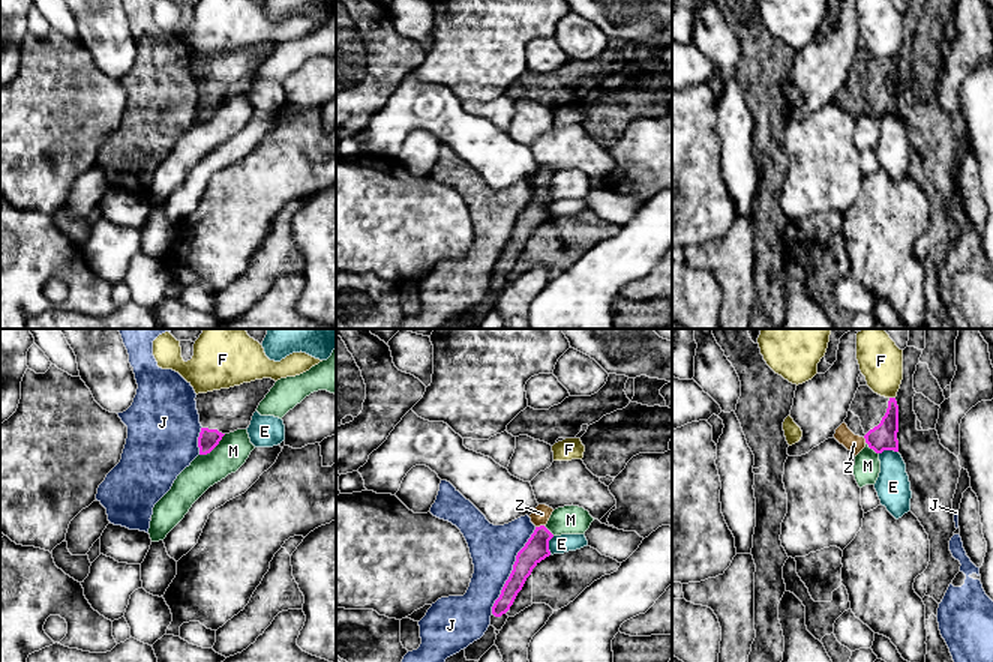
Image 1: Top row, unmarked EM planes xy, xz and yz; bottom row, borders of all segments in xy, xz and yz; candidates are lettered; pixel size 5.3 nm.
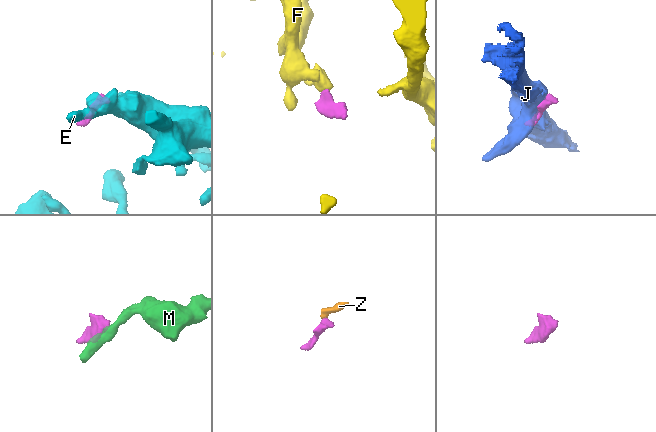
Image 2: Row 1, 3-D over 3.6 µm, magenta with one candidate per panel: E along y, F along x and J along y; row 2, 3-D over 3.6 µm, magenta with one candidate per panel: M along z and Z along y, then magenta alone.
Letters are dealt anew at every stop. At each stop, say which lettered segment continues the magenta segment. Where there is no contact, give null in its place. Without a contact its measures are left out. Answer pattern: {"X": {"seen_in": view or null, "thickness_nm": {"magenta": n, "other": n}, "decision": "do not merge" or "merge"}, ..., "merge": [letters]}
{"E": {"seen_in": "yz", "thickness_nm": {"magenta": 140, "other": 190}, "decision": "do not merge"}, "F": {"seen_in": "yz", "thickness_nm": {"magenta": 140, "other": 240}, "decision": "do not merge"}, "J": {"seen_in": "xz", "thickness_nm": {"magenta": 130, "other": 260}, "decision": "do not merge"}, "M": {"seen_in": "xy", "thickness_nm": {"magenta": 110, "other": 170}, "decision": "do not merge"}, "Z": {"seen_in": "xz", "thickness_nm": {"magenta": 130, "other": 90}, "decision": "merge"}, "merge": ["Z"]}

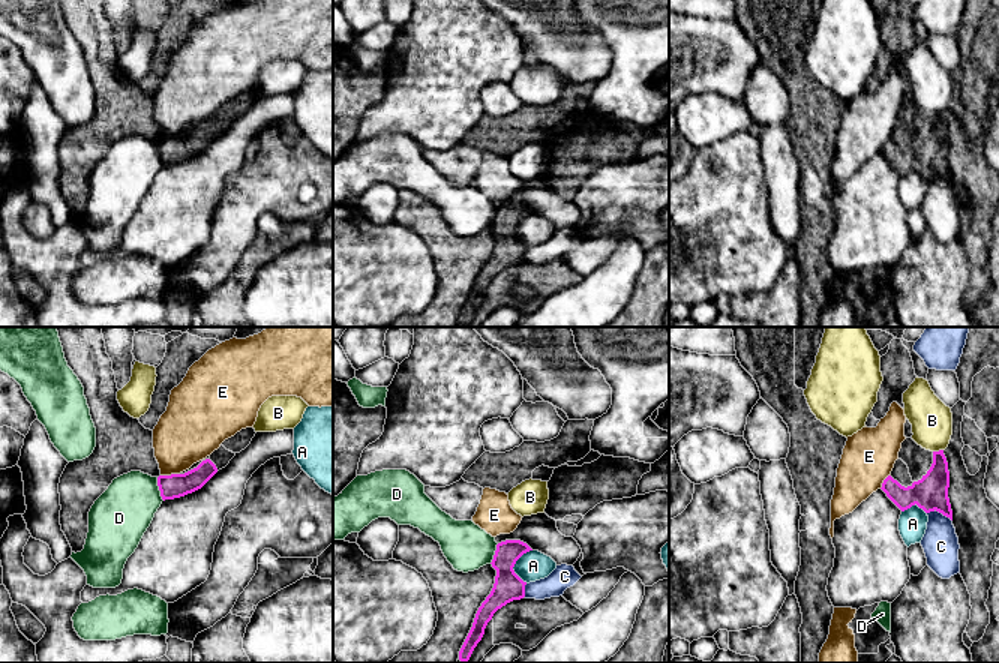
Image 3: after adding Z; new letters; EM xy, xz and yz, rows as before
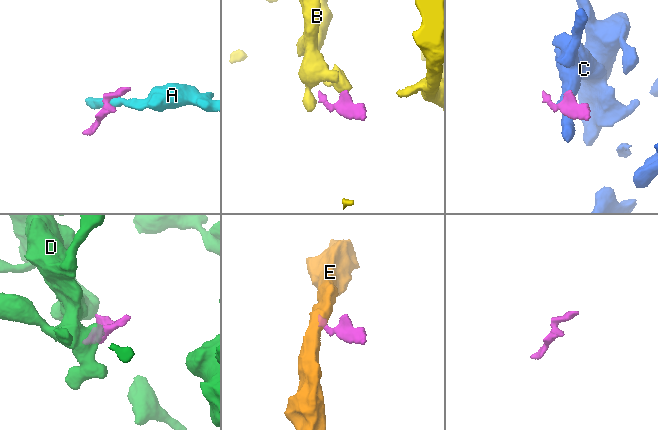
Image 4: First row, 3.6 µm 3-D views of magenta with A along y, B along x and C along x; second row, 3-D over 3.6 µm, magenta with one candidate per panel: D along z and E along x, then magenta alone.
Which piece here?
{"A": {"seen_in": "xz", "thickness_nm": {"magenta": 150, "other": 160}, "decision": "do not merge"}, "B": {"seen_in": "yz", "thickness_nm": {"magenta": 180, "other": 220}, "decision": "do not merge"}, "C": {"seen_in": "yz", "thickness_nm": {"magenta": 180, "other": 190}, "decision": "do not merge"}, "D": {"seen_in": "xy", "thickness_nm": {"magenta": 130, "other": 300}, "decision": "do not merge"}, "E": {"seen_in": "xy", "thickness_nm": {"magenta": 130, "other": 320}, "decision": "do not merge"}, "merge": []}

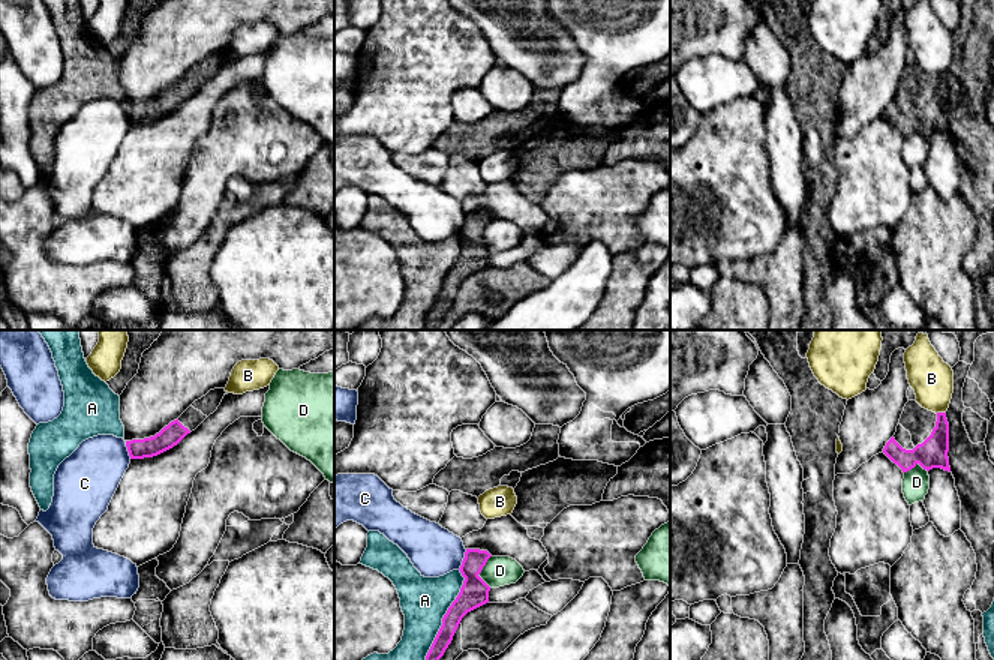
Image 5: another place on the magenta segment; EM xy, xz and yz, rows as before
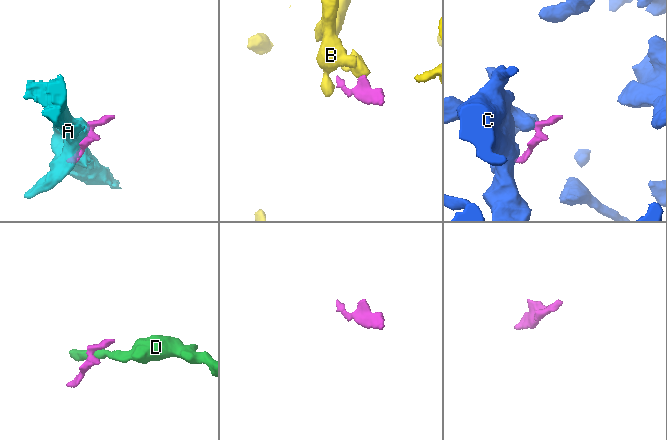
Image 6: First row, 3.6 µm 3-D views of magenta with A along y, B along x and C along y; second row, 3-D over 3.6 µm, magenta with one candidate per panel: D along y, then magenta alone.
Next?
{"A": {"seen_in": "xz", "thickness_nm": {"magenta": 160, "other": 260}, "decision": "do not merge"}, "B": {"seen_in": "yz", "thickness_nm": {"magenta": 160, "other": 220}, "decision": "do not merge"}, "C": {"seen_in": "xz", "thickness_nm": {"magenta": 160, "other": 260}, "decision": "do not merge"}, "D": {"seen_in": "xz", "thickness_nm": {"magenta": 160, "other": 160}, "decision": "do not merge"}, "merge": []}

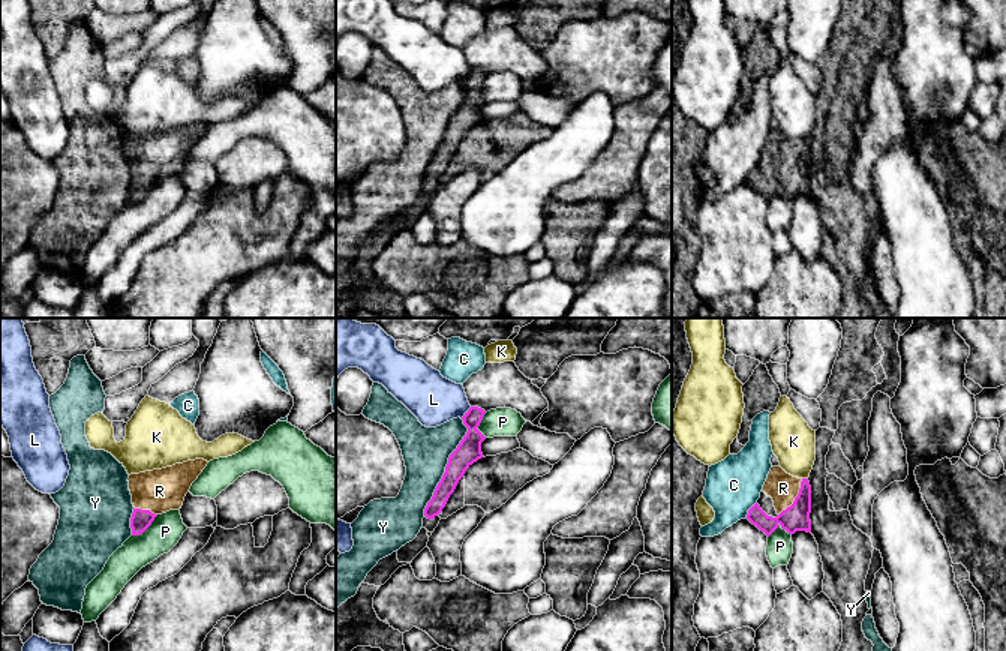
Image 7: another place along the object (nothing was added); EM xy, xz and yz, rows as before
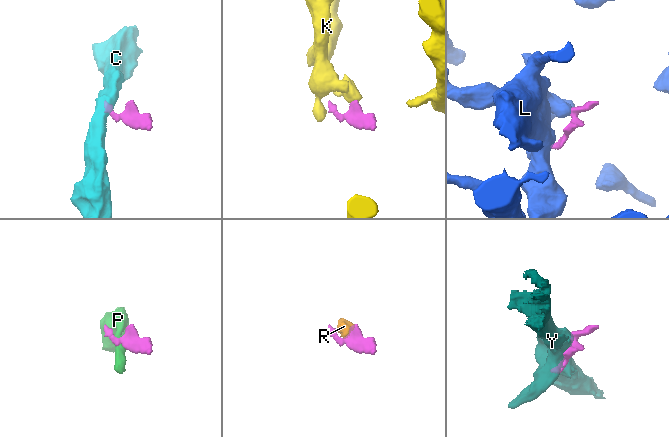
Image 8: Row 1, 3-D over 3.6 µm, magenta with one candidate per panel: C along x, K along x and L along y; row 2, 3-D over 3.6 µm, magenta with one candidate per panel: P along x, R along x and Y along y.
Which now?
{"C": {"seen_in": "yz", "thickness_nm": {"magenta": 140, "other": 300}, "decision": "do not merge"}, "K": {"seen_in": "yz", "thickness_nm": {"magenta": 140, "other": 240}, "decision": "do not merge"}, "L": {"seen_in": "xz", "thickness_nm": {"magenta": 130, "other": 260}, "decision": "do not merge"}, "P": {"seen_in": "xy", "thickness_nm": {"magenta": 110, "other": 170}, "decision": "do not merge"}, "R": {"seen_in": "yz", "thickness_nm": {"magenta": 140, "other": 160}, "decision": "merge"}, "Y": {"seen_in": "xz", "thickness_nm": {"magenta": 130, "other": 260}, "decision": "do not merge"}, "merge": ["R"]}

